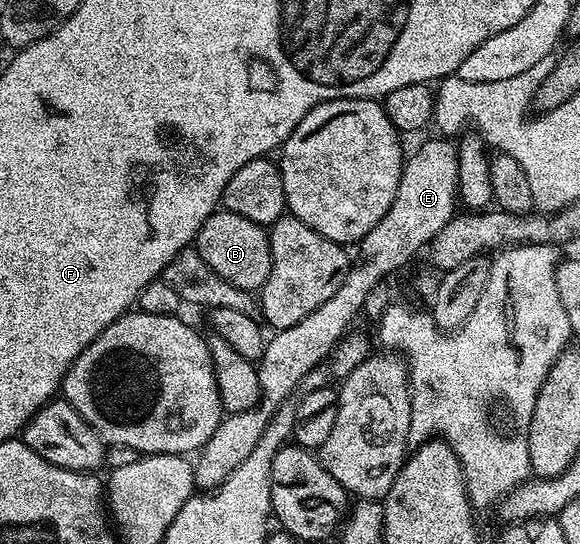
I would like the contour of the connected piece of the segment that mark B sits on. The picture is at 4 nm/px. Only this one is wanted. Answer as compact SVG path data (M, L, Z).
M226 209L213 212L199 229L195 246L206 267L210 267L223 281L244 291L260 292L271 273L271 245L264 226Z

